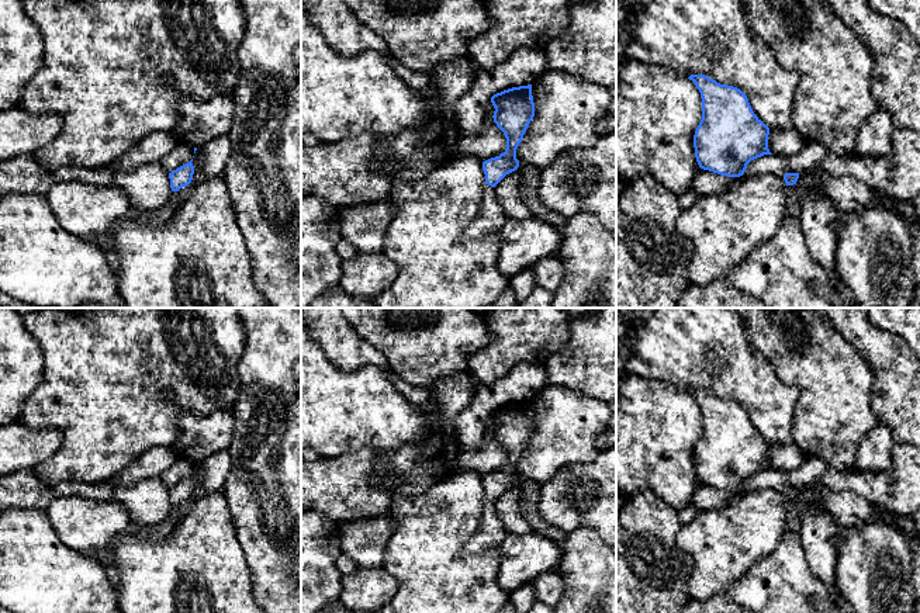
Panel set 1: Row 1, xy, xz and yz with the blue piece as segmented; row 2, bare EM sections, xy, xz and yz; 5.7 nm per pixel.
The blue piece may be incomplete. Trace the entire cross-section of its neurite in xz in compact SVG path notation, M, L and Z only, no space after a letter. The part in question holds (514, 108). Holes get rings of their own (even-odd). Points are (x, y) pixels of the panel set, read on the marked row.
M532 84L512 87L491 97L495 108L494 122L505 134L506 149L499 156L483 162L485 186L478 217L467 226L470 239L483 239L499 232L508 221L501 204L497 201L494 187L509 173L519 167L516 149L535 117Z

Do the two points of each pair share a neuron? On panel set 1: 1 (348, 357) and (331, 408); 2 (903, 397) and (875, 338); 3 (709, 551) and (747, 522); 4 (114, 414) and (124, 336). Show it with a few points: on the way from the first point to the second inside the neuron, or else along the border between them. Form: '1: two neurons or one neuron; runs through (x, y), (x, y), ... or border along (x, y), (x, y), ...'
1: two neurons; border along (321, 347), (342, 371), (376, 367)
2: one neuron; runs through (902, 383), (895, 364), (884, 352)
3: one neuron; runs through (719, 543), (729, 540), (737, 532)
4: one neuron; runs through (114, 394), (124, 384), (124, 356)

